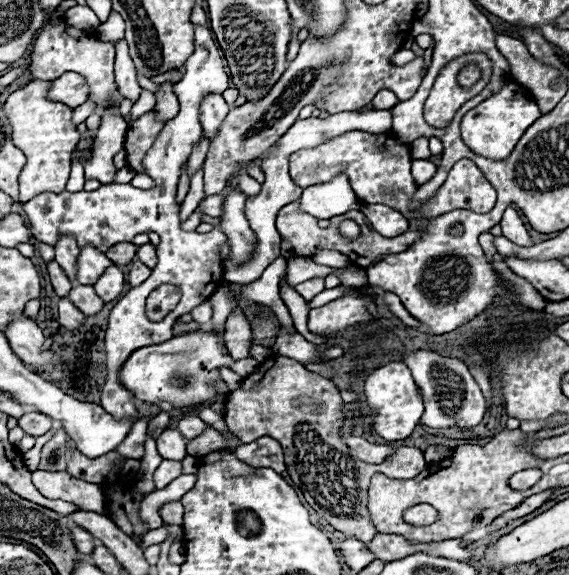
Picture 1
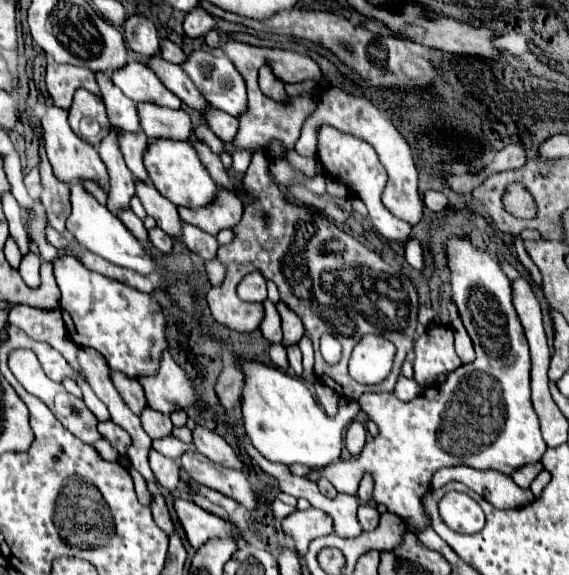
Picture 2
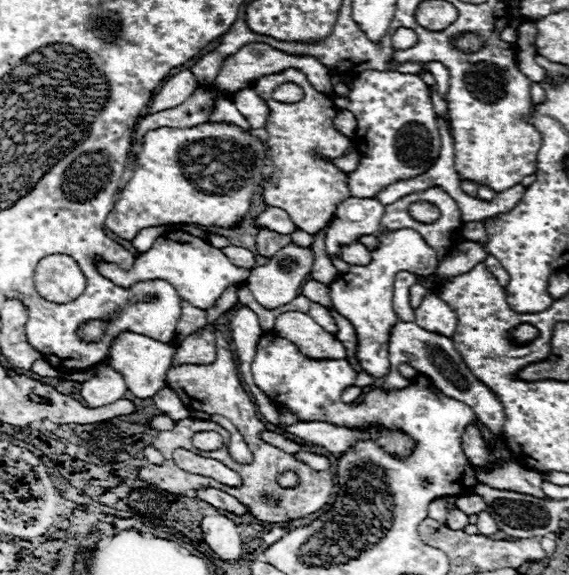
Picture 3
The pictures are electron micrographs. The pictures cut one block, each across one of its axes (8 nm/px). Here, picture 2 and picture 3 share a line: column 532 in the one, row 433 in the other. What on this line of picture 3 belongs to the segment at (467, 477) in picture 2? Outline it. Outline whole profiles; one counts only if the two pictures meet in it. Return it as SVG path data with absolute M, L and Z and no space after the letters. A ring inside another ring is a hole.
M398 321L396 325L390 330L390 340L388 340L388 352L390 352L390 364L410 364L412 368L416 368L418 372L428 374L436 388L450 396L456 398L464 404L468 404L470 408L474 408L474 414L478 420L482 420L494 434L500 436L500 428L504 424L504 410L500 400L484 386L480 384L474 374L468 370L468 366L462 362L460 354L456 352L452 338L442 336L438 332L430 332L420 328L416 322Z

